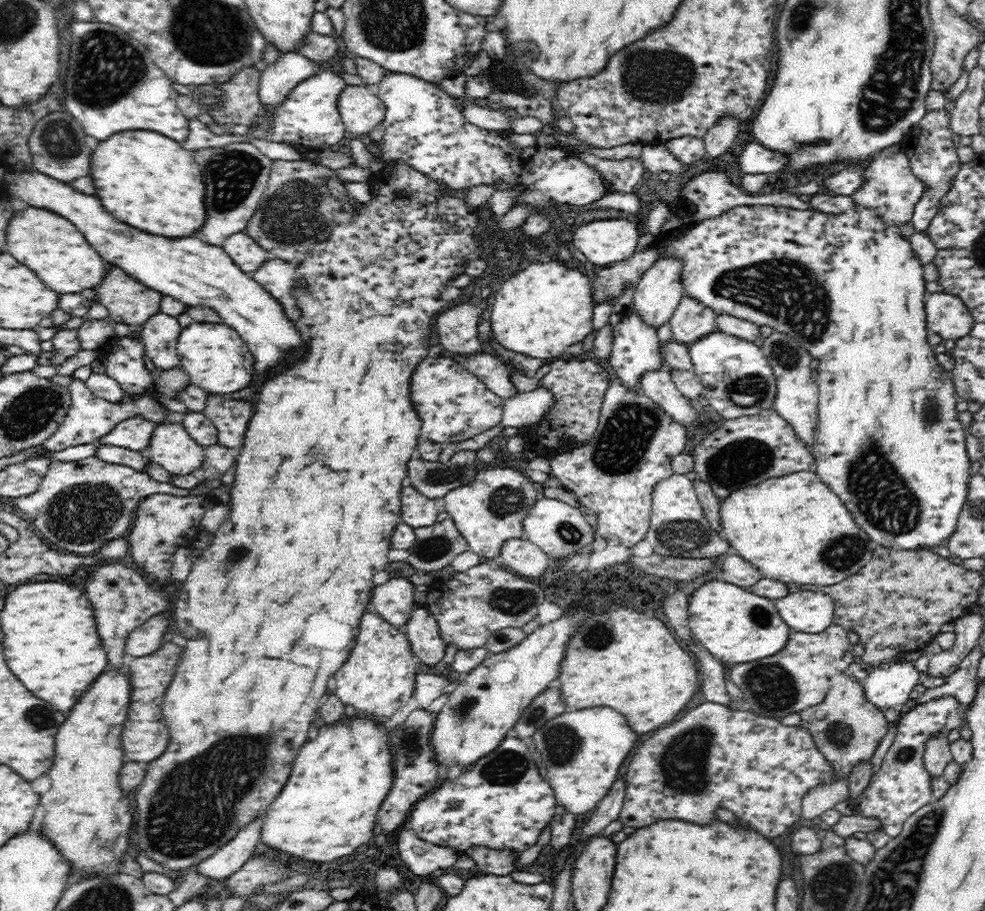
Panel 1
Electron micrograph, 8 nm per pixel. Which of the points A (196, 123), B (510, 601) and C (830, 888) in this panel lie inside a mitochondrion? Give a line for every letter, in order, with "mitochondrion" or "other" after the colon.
A: other
B: mitochondrion
C: mitochondrion

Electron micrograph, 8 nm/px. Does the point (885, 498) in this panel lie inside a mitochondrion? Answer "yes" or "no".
yes

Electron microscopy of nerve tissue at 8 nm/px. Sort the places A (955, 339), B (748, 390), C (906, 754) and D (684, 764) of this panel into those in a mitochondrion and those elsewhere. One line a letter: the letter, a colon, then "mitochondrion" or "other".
A: other
B: mitochondrion
C: mitochondrion
D: mitochondrion

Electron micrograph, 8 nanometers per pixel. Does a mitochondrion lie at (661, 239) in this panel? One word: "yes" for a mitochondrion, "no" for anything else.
no

